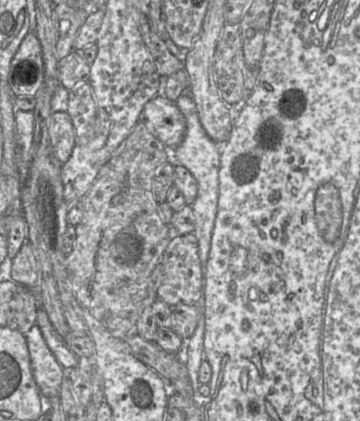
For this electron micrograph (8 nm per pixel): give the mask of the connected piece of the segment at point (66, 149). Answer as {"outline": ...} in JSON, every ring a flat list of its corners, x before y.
{"outline":[[52,112,48,133,52,154,64,164,71,156,76,143,75,130,67,112]]}

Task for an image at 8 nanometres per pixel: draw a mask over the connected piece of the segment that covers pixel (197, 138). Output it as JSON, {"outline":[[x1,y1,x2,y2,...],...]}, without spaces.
{"outline":[[190,92,182,93,175,103,186,121,186,133,181,144,175,148,175,155,179,164,185,167,194,176,198,184,197,197,191,205,191,208,195,216,193,234,198,241,199,258,204,272,209,258,211,237,218,207,220,147,207,135,202,127,196,104]]}

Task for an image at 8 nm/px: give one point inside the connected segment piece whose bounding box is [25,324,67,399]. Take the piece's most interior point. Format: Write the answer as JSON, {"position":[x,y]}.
{"position":[48,374]}

